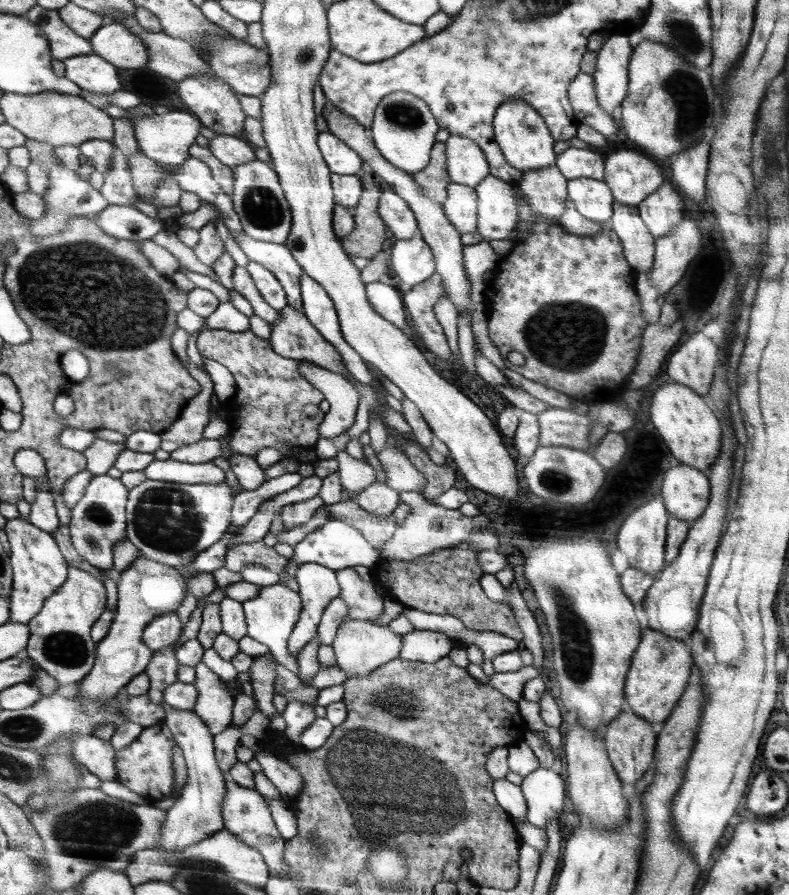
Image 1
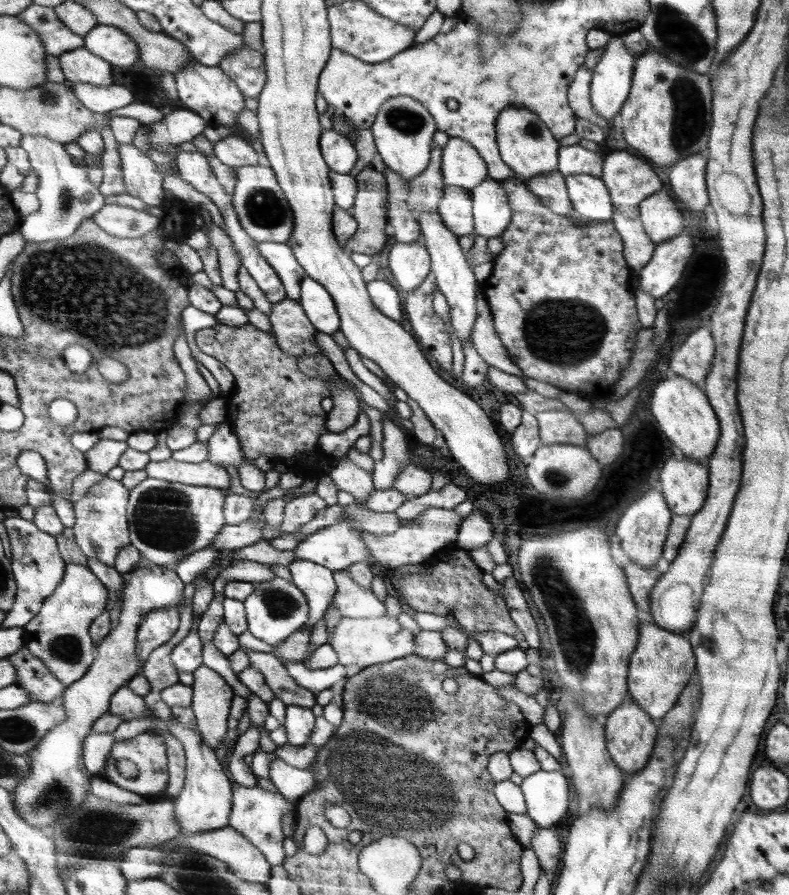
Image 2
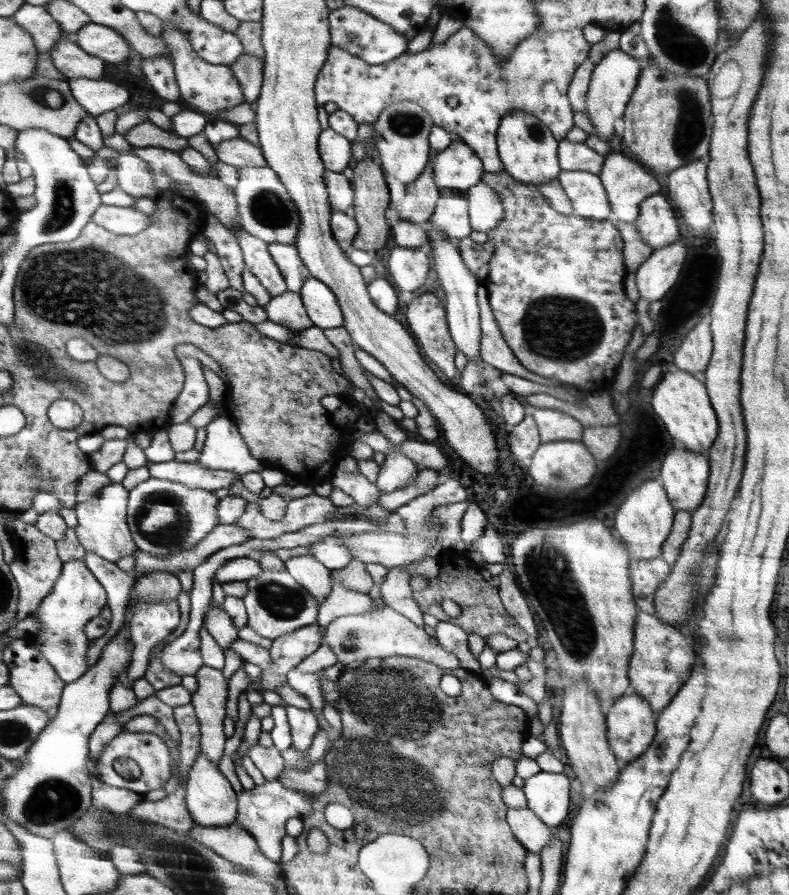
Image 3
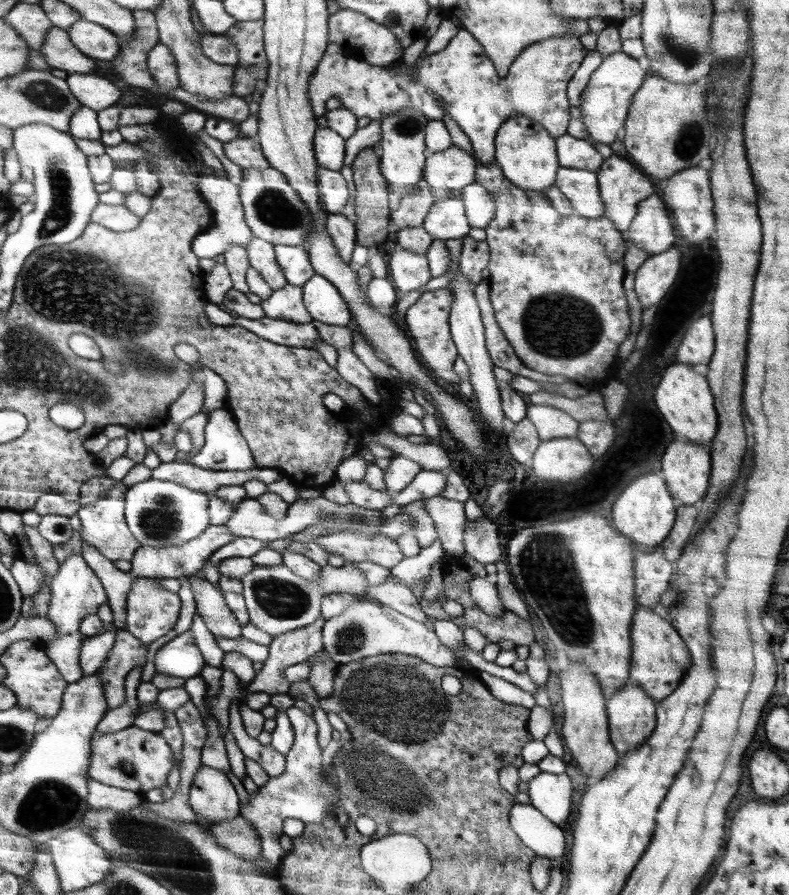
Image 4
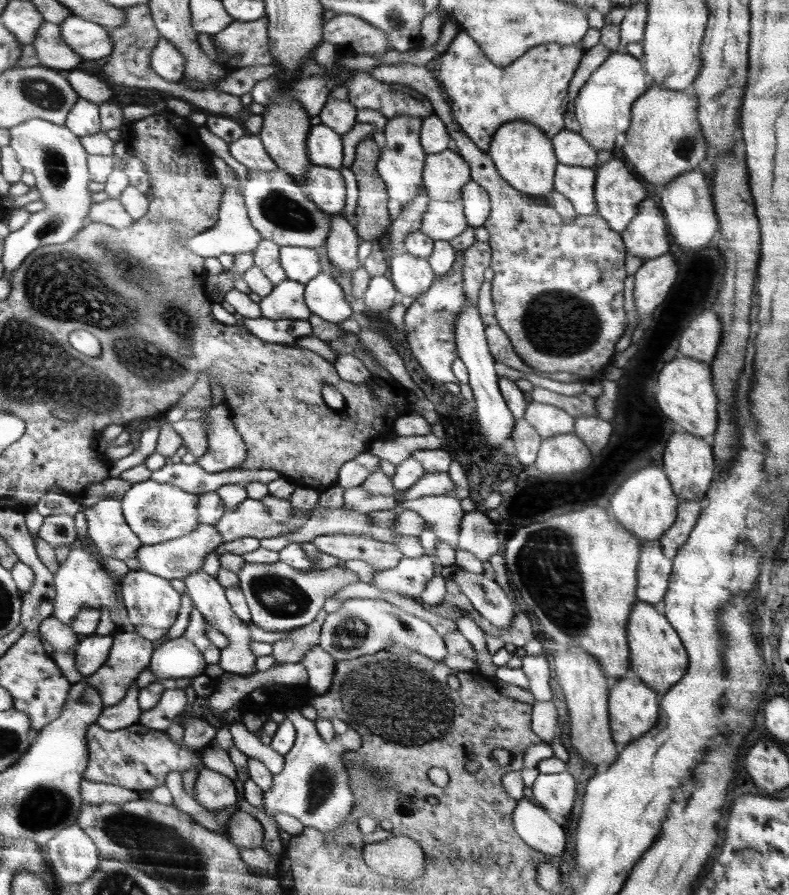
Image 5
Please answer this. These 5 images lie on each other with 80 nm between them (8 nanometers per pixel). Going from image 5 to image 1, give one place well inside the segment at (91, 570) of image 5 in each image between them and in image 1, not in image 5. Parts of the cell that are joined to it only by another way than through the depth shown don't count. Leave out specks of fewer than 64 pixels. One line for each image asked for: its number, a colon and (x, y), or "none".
1: (60, 640)
2: (58, 635)
3: (77, 597)
4: (77, 593)

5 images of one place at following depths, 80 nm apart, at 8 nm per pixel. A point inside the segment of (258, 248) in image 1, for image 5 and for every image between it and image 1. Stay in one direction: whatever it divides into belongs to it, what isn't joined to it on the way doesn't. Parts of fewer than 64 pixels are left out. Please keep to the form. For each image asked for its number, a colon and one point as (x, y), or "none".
2: (279, 256)
3: (294, 273)
4: (293, 260)
5: (301, 264)

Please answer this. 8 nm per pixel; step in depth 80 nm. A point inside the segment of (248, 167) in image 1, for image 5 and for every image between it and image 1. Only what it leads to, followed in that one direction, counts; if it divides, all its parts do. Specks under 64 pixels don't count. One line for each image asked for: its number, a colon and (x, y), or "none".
2: (261, 207)
3: (265, 209)
4: (272, 209)
5: (278, 208)

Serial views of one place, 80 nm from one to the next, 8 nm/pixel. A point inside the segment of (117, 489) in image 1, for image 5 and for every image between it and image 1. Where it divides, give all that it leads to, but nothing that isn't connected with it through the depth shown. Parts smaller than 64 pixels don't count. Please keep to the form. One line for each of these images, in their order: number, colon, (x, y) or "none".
2: (102, 528)
3: (102, 529)
4: (104, 527)
5: (107, 528)

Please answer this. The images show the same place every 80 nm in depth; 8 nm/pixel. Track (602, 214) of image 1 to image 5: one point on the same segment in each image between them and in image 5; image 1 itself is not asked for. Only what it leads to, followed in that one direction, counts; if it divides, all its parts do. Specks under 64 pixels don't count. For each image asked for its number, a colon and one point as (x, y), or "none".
2: (589, 197)
3: (584, 189)
4: (580, 186)
5: (576, 183)

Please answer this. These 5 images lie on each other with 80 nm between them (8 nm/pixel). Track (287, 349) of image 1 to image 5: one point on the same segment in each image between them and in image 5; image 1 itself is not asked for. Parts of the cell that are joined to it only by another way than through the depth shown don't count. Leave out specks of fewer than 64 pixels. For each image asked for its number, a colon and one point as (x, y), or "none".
2: (294, 333)
3: (287, 308)
4: (287, 304)
5: (286, 300)

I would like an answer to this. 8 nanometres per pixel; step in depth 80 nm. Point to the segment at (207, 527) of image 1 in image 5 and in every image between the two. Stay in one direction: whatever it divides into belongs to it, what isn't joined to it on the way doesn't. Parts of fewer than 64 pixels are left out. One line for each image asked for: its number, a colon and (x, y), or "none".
2: (168, 521)
3: (165, 518)
4: (160, 514)
5: (157, 513)

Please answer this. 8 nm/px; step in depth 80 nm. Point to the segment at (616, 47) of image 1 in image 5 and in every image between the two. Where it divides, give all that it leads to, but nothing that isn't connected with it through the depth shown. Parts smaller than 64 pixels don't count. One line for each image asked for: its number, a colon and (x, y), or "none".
2: (612, 78)
3: (614, 78)
4: (605, 102)
5: (603, 108)

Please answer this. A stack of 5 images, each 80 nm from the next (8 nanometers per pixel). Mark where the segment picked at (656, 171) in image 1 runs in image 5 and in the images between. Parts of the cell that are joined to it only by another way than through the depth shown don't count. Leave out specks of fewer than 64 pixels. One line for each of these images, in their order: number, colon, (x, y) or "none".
2: (629, 179)
3: (626, 183)
4: (622, 186)
5: (618, 193)

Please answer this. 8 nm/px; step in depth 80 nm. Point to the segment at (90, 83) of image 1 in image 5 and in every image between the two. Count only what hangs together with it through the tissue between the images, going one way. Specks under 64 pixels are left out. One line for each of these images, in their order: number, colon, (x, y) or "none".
2: (79, 66)
3: (68, 57)
4: (58, 51)
5: (51, 48)

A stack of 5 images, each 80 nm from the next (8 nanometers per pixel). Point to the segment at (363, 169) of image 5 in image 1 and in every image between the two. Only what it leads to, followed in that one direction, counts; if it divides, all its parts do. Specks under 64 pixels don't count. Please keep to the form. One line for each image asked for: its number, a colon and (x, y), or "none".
1: (366, 240)
2: (369, 208)
3: (371, 195)
4: (372, 210)

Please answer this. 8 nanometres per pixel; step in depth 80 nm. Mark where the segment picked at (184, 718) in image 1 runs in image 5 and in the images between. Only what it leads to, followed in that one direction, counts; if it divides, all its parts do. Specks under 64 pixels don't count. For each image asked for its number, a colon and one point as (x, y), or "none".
2: (204, 803)
3: (211, 800)
4: (212, 796)
5: (215, 792)

